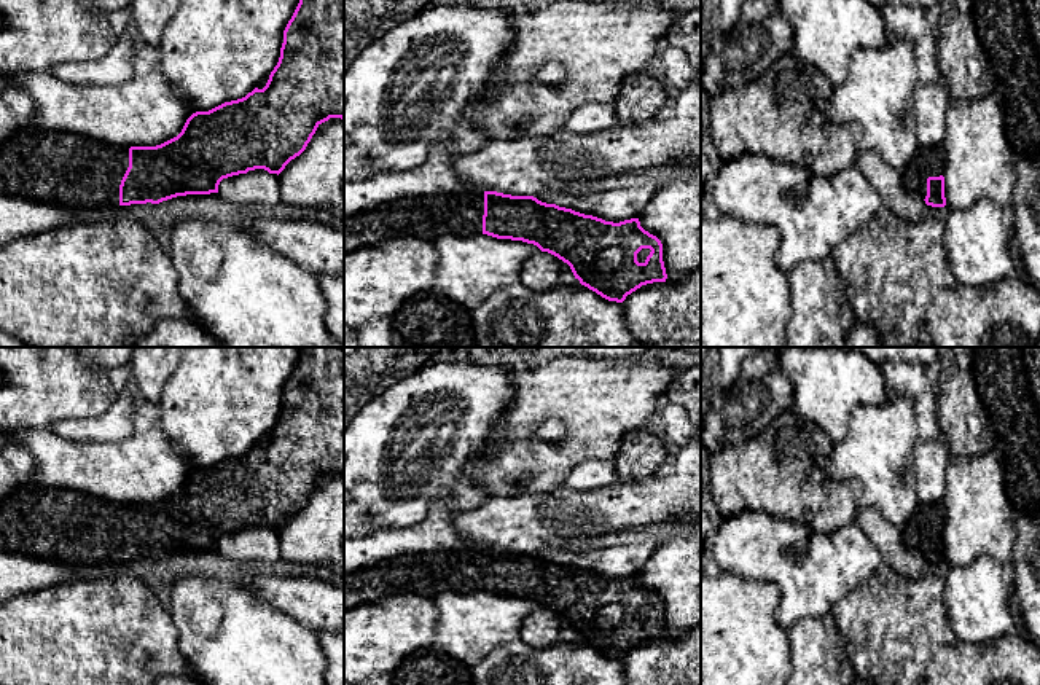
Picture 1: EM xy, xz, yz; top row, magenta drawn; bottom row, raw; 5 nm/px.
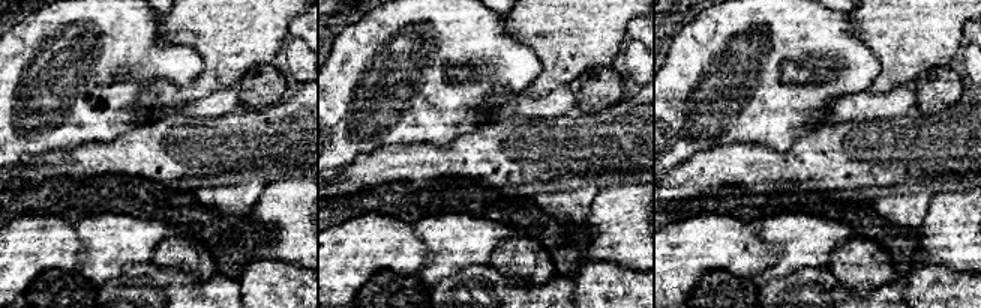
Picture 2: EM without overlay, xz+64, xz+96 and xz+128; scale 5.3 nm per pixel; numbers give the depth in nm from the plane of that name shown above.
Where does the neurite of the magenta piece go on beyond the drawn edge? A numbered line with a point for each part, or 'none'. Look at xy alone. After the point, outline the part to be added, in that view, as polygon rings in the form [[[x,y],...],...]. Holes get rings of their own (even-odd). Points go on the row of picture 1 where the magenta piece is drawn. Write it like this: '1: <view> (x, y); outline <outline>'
1: xy (61, 168); outline [[[21,131],[0,143],[0,193],[75,209],[119,207],[129,147],[68,131]]]

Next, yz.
1: yz (927, 161); outline [[[941,145],[917,147],[913,158],[901,170],[901,178],[906,186],[919,194],[922,199],[927,196],[927,178],[944,175],[946,153]]]

